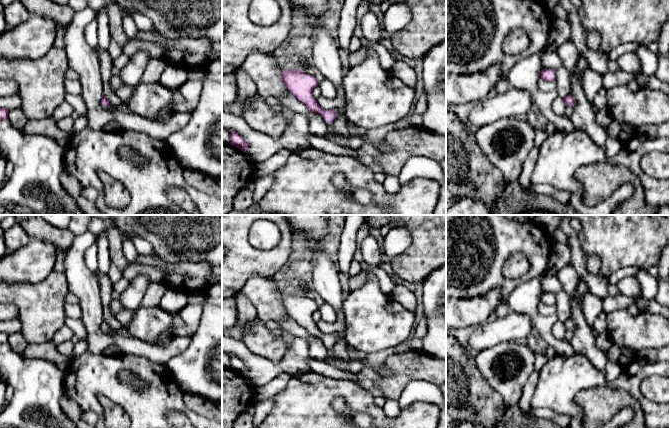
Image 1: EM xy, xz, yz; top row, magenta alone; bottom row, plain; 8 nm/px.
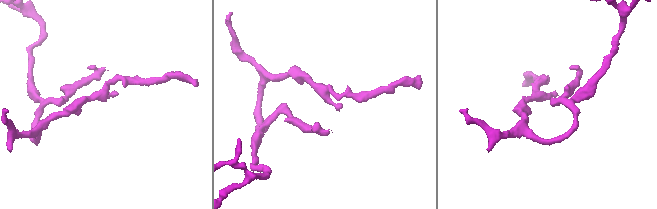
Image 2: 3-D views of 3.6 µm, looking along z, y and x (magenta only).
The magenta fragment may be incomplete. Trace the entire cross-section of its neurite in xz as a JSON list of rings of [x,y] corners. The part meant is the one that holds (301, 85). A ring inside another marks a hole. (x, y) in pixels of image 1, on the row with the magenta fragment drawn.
[[[281,69],[281,75],[286,87],[293,96],[304,103],[309,110],[320,114],[326,123],[333,123],[337,117],[336,110],[323,109],[313,97],[313,89],[318,86],[314,76],[306,74],[300,69]]]

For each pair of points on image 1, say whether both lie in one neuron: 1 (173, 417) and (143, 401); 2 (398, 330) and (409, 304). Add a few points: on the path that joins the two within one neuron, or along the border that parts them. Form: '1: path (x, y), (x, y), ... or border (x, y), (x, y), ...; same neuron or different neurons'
1: border (185, 414), (179, 411), (169, 411), (166, 417); different neurons
2: border (389, 294), (404, 307), (413, 311); different neurons

